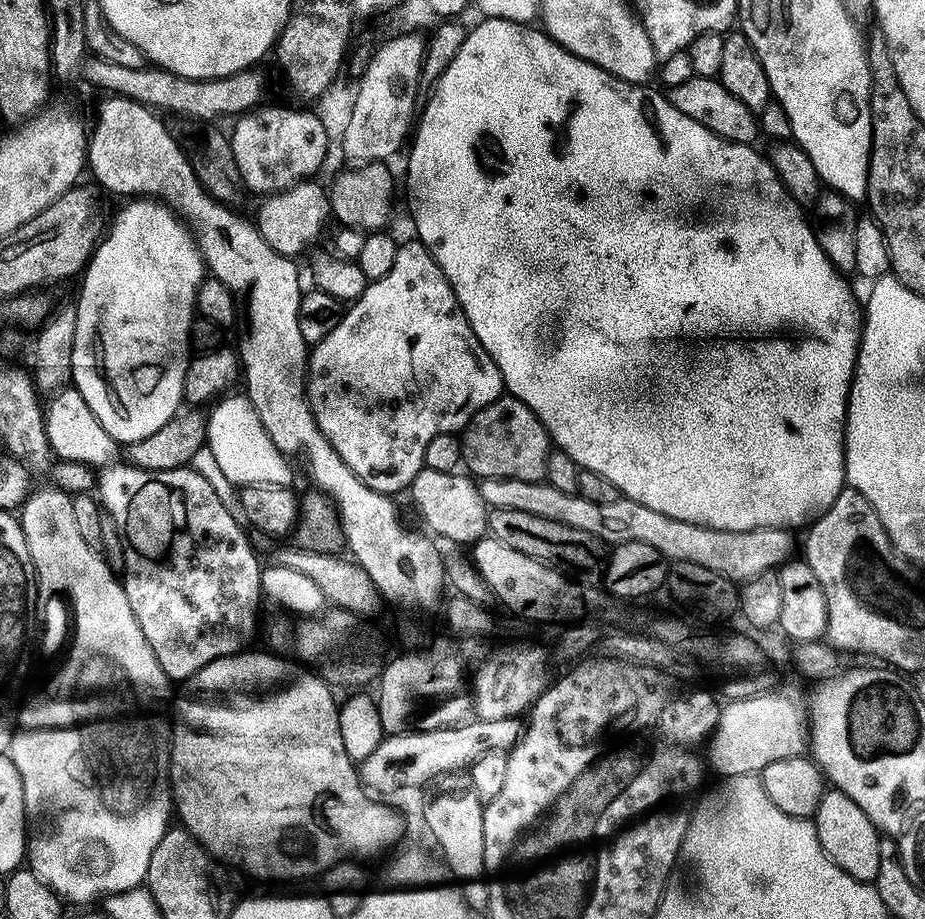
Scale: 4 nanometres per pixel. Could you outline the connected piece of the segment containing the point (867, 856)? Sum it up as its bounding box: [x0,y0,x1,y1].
[814,790,881,881]

